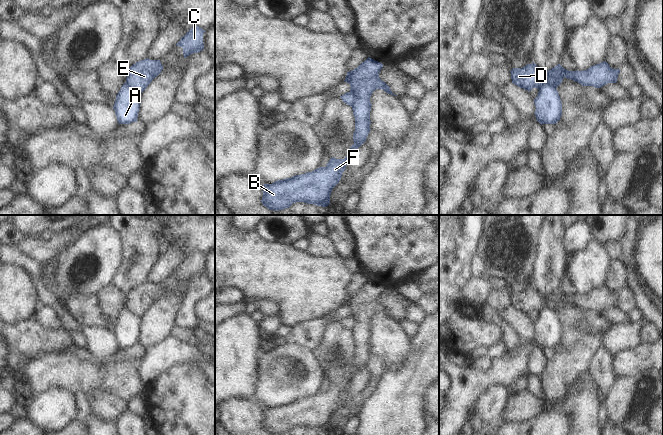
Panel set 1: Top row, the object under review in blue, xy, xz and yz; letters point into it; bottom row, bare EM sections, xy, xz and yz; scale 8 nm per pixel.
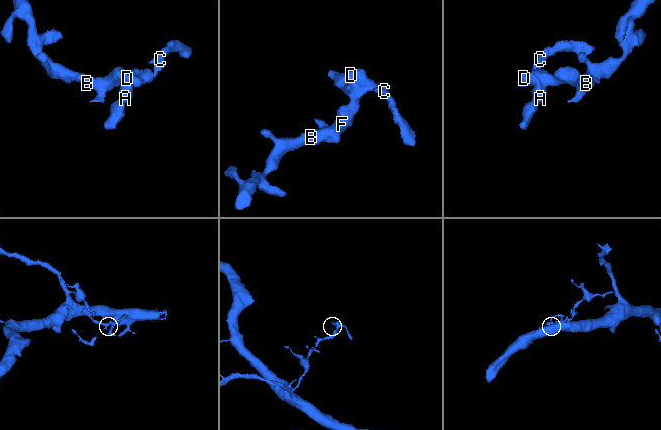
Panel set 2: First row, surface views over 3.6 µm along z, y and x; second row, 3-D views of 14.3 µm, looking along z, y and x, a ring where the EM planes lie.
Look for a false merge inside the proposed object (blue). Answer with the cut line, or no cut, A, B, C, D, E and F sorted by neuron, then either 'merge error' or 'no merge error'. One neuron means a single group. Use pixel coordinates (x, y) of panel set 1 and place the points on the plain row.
yz (539, 311), (544, 306), (548, 306), (555, 312) | A / B C D E F | merge error

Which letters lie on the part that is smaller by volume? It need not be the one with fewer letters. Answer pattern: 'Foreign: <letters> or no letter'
Foreign: A

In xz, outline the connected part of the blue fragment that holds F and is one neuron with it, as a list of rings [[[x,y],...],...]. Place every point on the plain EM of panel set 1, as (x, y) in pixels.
[[[368,281],[357,292],[347,296],[345,306],[350,308],[350,316],[356,319],[356,325],[352,328],[353,339],[355,342],[355,355],[353,358],[354,368],[350,371],[348,379],[344,383],[330,382],[325,391],[319,391],[312,396],[301,399],[295,399],[291,402],[277,404],[272,408],[263,409],[262,428],[269,434],[283,434],[289,432],[293,427],[304,426],[317,430],[327,431],[330,428],[330,419],[332,413],[339,407],[342,397],[346,393],[346,389],[352,378],[365,367],[370,356],[370,321],[376,313],[382,313],[386,317],[396,320],[392,317],[390,311],[379,302],[380,294],[383,288]]]

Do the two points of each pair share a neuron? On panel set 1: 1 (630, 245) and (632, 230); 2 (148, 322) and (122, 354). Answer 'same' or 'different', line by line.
1: same
2: different

